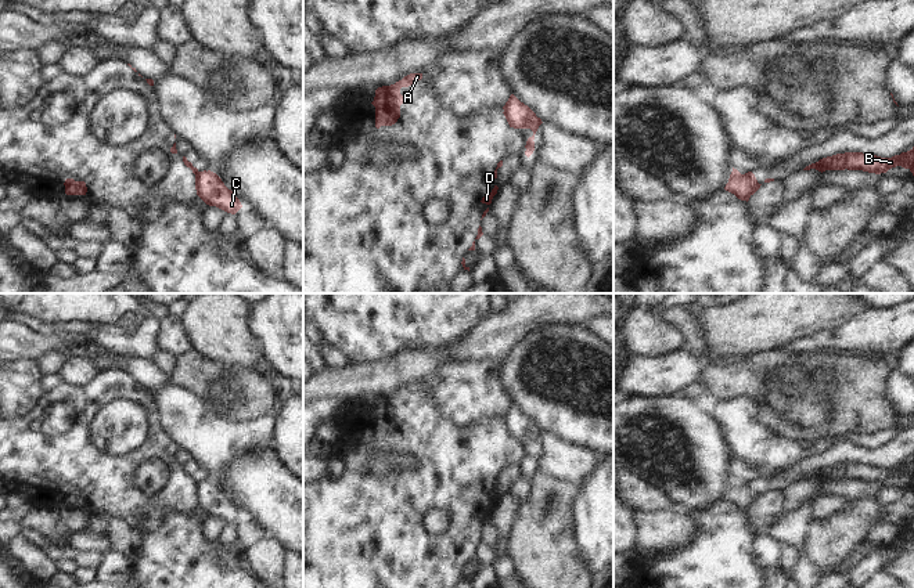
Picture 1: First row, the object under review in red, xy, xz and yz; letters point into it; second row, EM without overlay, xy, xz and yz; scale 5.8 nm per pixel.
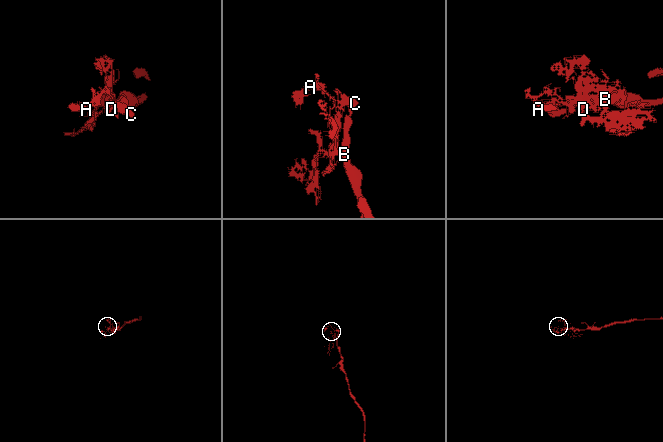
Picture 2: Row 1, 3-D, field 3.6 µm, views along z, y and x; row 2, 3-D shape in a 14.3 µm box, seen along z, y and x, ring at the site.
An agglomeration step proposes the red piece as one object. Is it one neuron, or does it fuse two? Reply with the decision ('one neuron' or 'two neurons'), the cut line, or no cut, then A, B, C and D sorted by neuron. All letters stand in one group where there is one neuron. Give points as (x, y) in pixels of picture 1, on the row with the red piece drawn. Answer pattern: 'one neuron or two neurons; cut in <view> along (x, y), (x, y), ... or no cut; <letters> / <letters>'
two neurons; cut in xy along (200, 172), (198, 188), (201, 193), (198, 195); A D / B C

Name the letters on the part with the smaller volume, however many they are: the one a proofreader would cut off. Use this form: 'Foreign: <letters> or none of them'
Foreign: A, D

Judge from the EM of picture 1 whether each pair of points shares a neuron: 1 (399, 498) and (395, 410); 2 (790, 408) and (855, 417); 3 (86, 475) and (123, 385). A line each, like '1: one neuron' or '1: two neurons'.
1: one neuron
2: one neuron
3: one neuron

